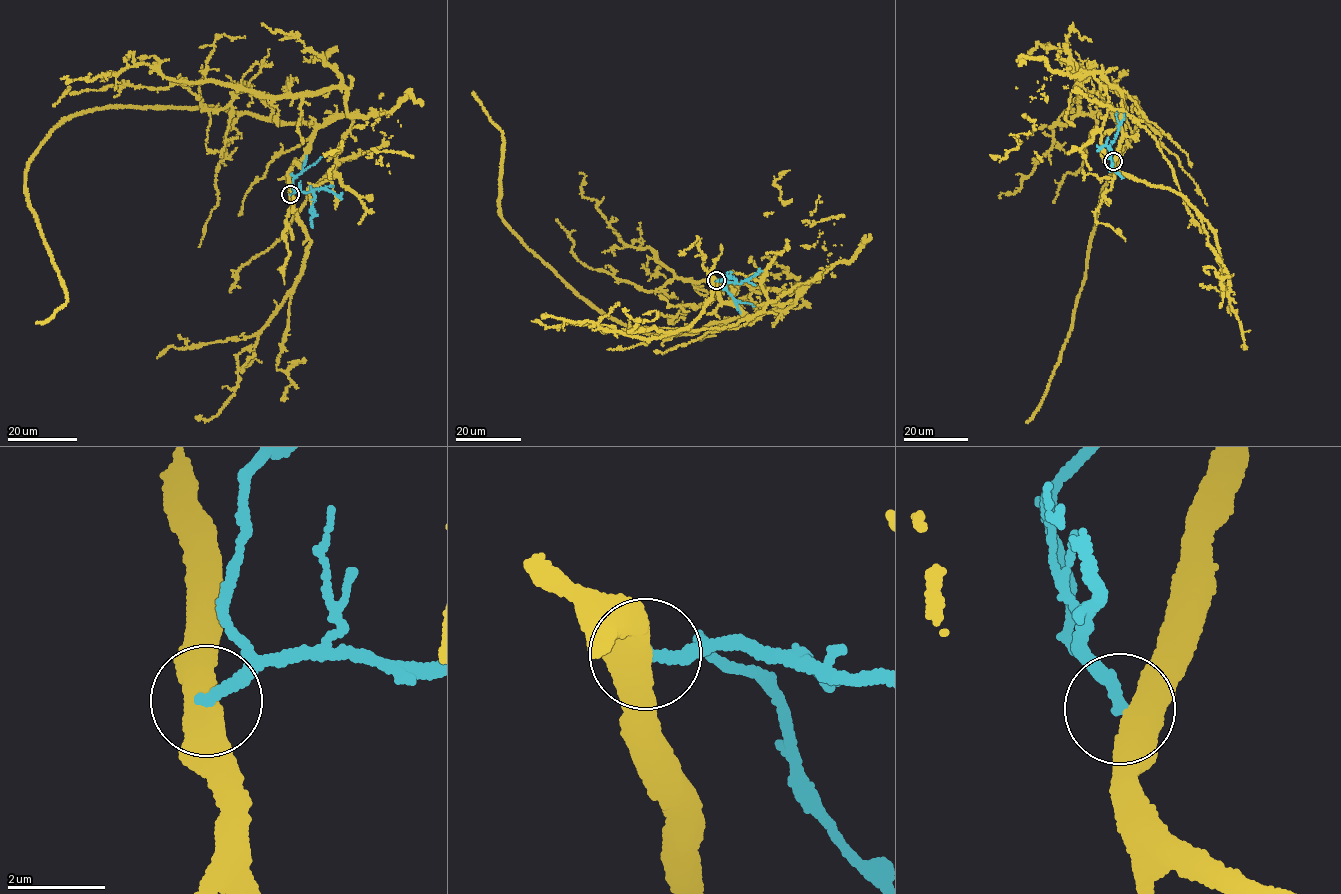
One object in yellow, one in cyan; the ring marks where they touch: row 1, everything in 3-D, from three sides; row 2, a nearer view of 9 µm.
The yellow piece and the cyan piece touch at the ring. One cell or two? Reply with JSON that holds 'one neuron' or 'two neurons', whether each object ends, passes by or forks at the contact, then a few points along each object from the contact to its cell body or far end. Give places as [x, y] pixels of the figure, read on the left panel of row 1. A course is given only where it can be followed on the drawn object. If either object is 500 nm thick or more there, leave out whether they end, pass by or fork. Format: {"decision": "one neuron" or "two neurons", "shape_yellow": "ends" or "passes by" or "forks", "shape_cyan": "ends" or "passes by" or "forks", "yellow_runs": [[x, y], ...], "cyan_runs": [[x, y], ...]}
{"decision": "two neurons", "yellow_runs": [[290, 194], [313, 126], [214, 108], [86, 110], [27, 167], [29, 208], [67, 302], [37, 322]], "cyan_runs": [[290, 194], [326, 188], [341, 199]]}

